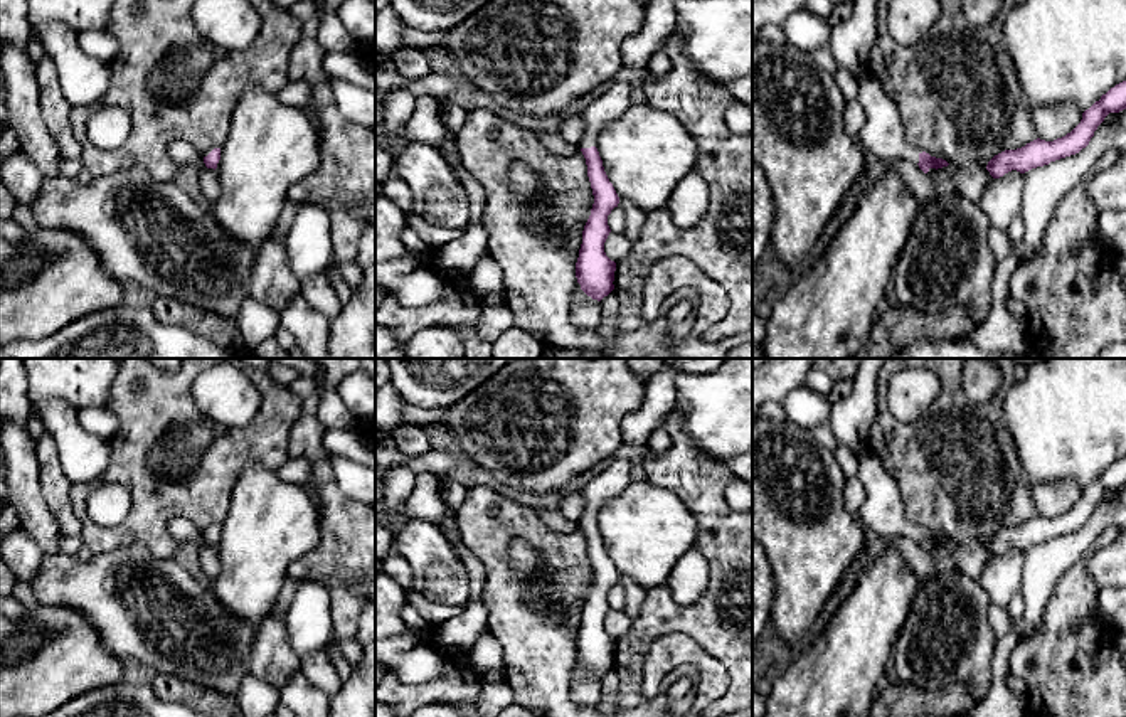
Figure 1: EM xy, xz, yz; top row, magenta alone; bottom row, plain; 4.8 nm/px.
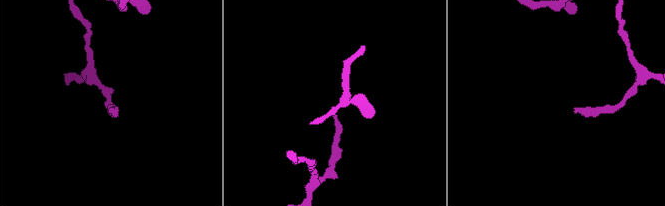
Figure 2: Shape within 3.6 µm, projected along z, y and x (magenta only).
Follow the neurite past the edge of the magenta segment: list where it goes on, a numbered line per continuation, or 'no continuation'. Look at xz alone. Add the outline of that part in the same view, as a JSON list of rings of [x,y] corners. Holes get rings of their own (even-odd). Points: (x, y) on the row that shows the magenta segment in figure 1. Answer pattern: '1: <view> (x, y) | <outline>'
1: xz (606, 108) | [[[618,81],[581,111],[586,126],[582,148],[596,146],[599,131],[624,114],[631,104],[633,88],[628,81]]]

